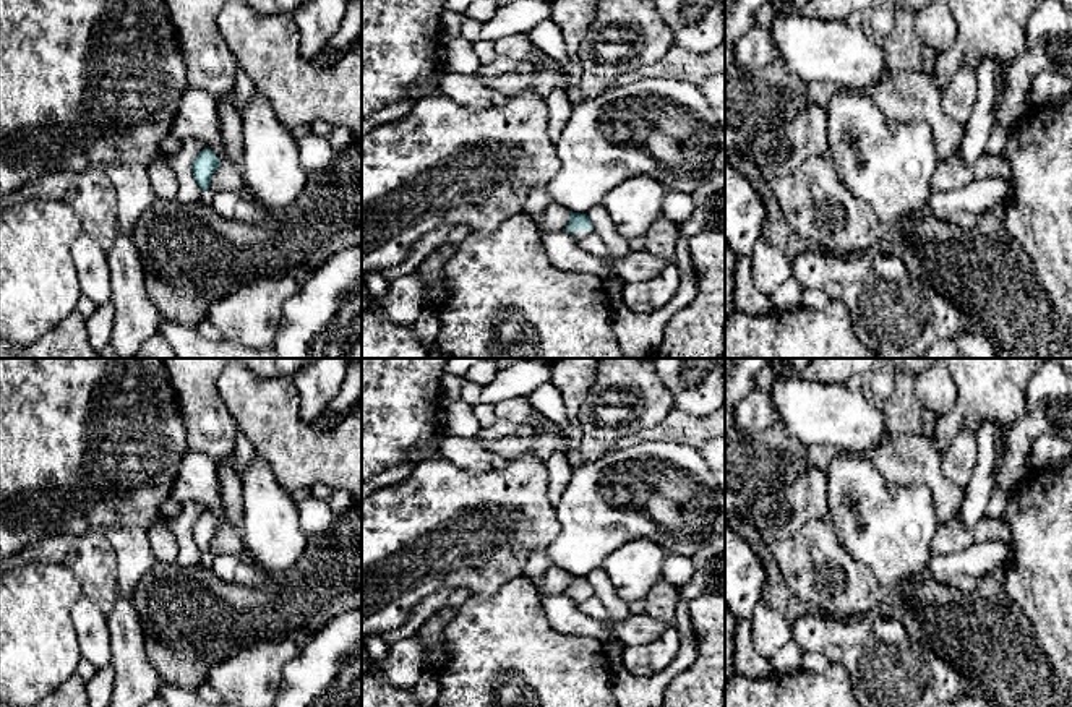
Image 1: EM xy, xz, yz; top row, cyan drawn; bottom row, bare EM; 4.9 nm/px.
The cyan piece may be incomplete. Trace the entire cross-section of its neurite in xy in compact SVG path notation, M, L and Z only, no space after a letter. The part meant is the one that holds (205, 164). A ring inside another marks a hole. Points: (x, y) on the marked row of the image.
M208 148L199 151L199 154L195 157L191 172L203 191L209 190L211 177L219 165L221 165L219 157Z

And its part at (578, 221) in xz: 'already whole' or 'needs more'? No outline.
needs more

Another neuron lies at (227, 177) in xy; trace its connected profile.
M221 164L211 177L209 190L214 191L237 191L243 188L243 174L237 164Z

